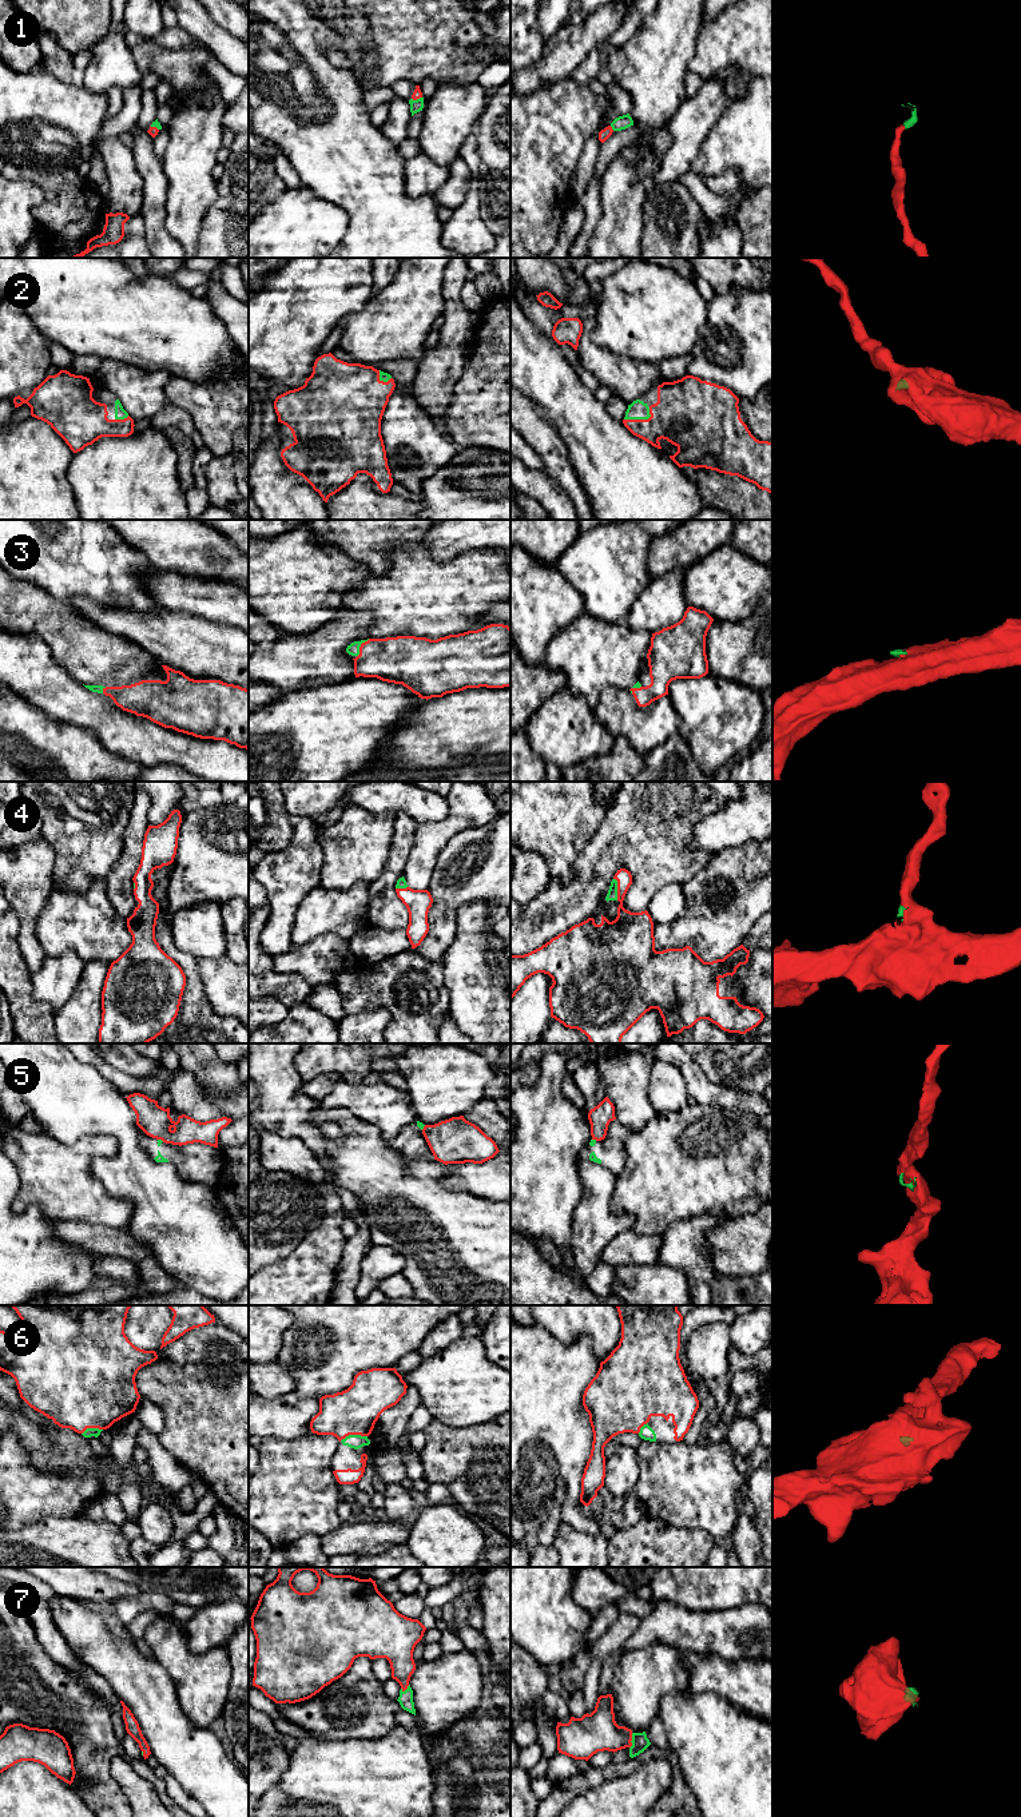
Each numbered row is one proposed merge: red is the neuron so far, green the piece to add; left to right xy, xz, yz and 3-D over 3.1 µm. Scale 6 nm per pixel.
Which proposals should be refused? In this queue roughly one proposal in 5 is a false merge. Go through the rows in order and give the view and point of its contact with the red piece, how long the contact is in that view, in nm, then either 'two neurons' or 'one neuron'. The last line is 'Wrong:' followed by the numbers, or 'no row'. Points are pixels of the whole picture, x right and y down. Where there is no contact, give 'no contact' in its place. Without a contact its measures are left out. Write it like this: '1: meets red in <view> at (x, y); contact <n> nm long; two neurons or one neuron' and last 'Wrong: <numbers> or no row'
1: meets red in yz at (611, 128); contact 40 nm long; one neuron
2: meets red in yz at (640, 420); contact 180 nm long; one neuron
3: meets red in xz at (360, 647); contact 130 nm long; one neuron
4: meets red in yz at (618, 889); contact 140 nm long; one neuron
5: meets red in xy at (161, 1138); contact 40 nm long; two neurons
6: meets red in xz at (353, 1434); contact 170 nm long; one neuron
7: meets red in yz at (631, 1740); contact 100 nm long; one neuron
Wrong: 5

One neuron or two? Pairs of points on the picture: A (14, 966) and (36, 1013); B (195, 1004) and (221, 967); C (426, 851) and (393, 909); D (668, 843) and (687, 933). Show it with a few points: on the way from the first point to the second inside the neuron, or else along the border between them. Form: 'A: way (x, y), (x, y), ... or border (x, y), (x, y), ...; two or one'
A: way (14, 978), (19, 996), (24, 1001); one
B: border (197, 961), (203, 993), (210, 1006), (223, 1017); two
C: border (412, 845), (402, 875); two
D: border (707, 865), (682, 885); two

